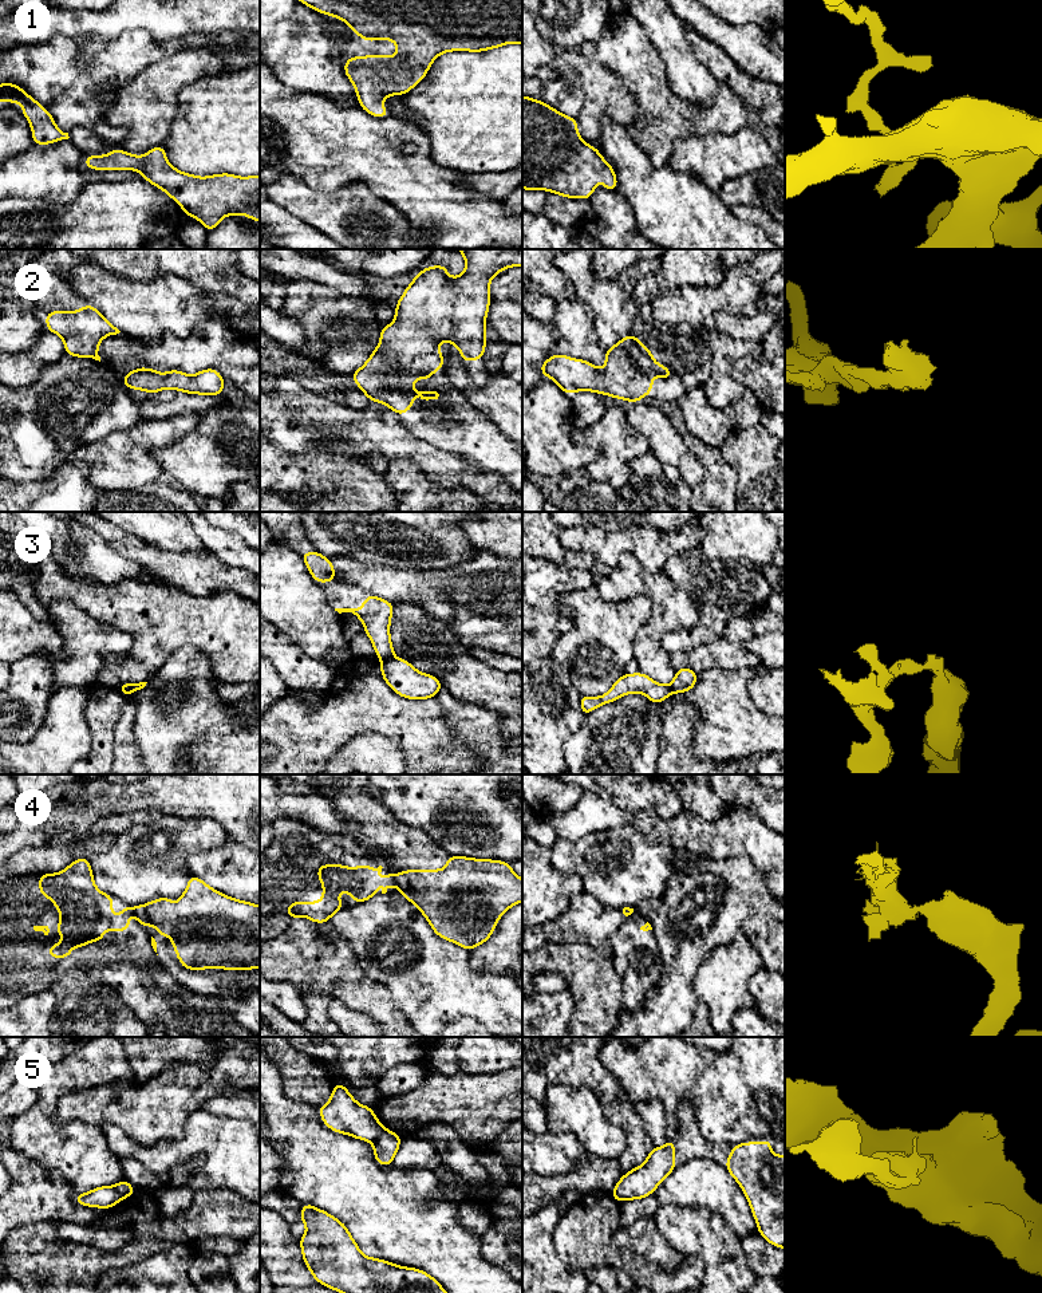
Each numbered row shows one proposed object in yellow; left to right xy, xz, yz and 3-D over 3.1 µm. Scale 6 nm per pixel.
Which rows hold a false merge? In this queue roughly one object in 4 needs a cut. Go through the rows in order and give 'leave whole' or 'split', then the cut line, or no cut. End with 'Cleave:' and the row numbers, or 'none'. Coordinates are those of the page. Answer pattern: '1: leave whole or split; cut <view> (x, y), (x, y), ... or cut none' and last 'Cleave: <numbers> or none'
1: leave whole; cut none
2: leave whole; cut none
3: split; cut xz (393, 657), (382, 661)
4: split; cut xz (393, 875), (397, 885)
5: split; cut xz (385, 1128), (373, 1142)
Cleave: 3, 4, 5

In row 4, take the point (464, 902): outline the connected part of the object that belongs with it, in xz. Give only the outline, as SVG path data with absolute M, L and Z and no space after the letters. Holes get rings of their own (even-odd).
M451 855L443 870L406 870L394 878L433 931L467 951L485 943L501 915L522 902L522 879L501 860Z

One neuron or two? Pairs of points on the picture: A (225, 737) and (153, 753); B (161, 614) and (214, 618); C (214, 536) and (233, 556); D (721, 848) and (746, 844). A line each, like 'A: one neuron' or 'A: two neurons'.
A: one neuron
B: one neuron
C: one neuron
D: one neuron

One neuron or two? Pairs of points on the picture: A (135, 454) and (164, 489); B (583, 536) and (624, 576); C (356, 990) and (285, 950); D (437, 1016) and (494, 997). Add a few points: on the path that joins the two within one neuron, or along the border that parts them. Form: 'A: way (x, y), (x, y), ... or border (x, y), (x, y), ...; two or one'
A: border (164, 476), (126, 491); two
B: border (612, 567), (623, 552), (630, 552), (646, 571); two
C: way (339, 976), (322, 976), (303, 957); one
D: way (452, 1001), (456, 997), (480, 997); one

